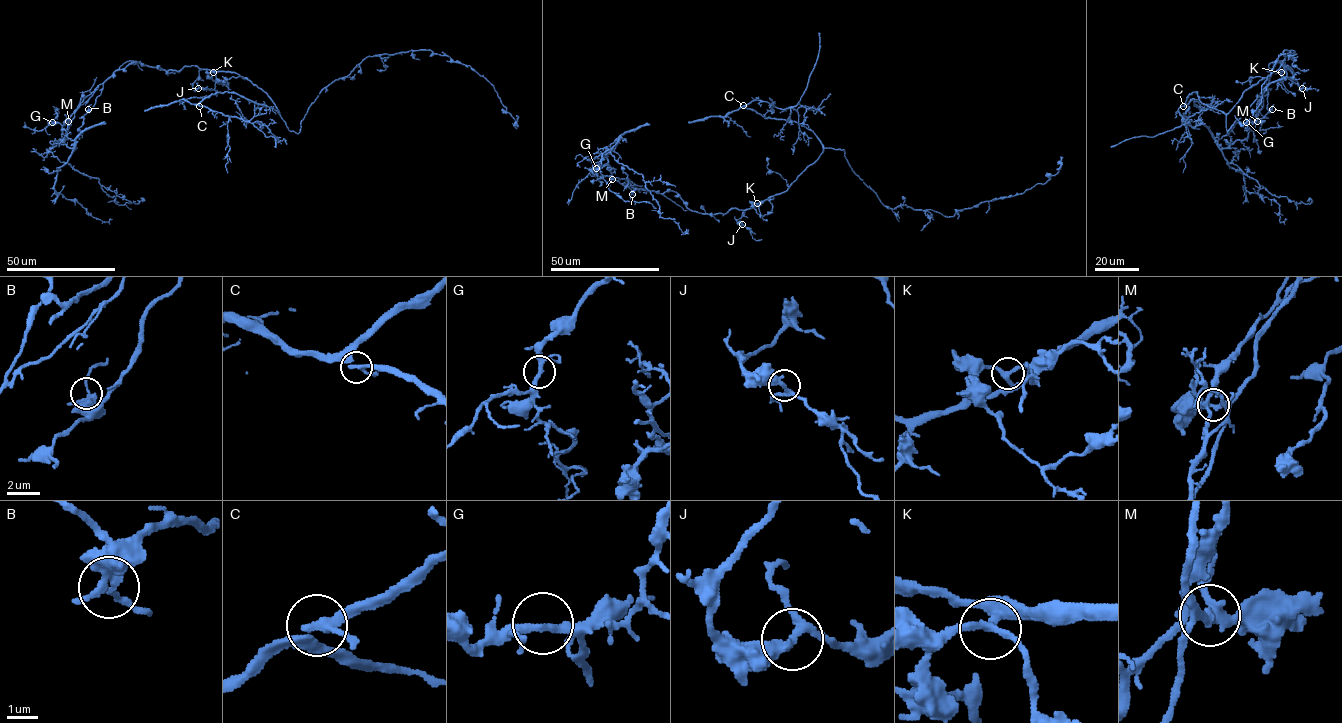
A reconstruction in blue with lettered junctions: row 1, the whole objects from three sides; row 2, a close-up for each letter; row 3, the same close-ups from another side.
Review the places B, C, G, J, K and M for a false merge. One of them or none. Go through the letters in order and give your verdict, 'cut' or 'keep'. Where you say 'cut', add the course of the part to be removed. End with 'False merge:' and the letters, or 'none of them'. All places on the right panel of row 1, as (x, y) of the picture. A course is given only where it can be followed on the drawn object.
B: keep
C: keep
G: keep
J: keep
K: keep
M: keep
False merge: none of them

